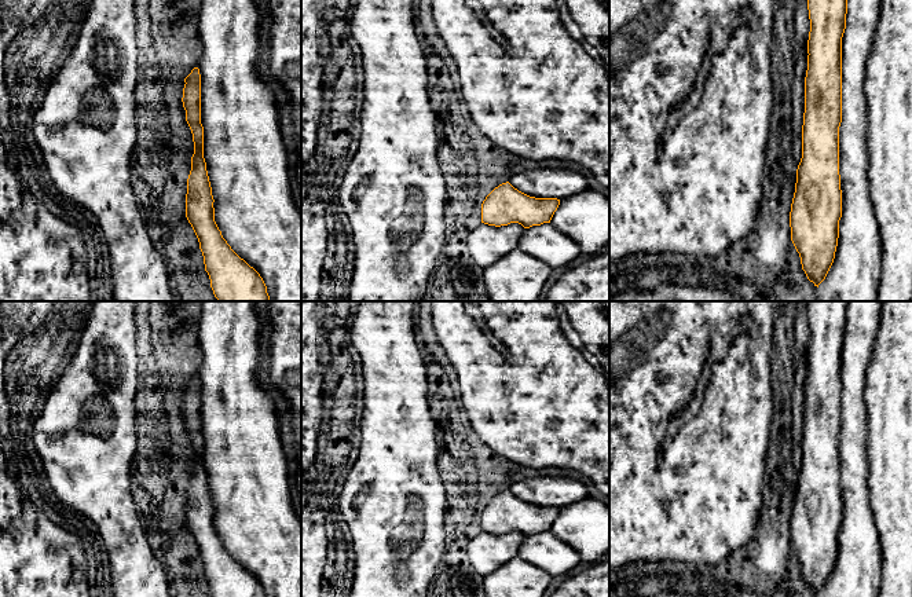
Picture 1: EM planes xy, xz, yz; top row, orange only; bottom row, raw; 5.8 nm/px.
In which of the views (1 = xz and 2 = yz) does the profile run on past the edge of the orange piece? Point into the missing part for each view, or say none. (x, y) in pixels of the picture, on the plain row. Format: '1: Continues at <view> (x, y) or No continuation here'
1: No continuation here
2: No continuation here

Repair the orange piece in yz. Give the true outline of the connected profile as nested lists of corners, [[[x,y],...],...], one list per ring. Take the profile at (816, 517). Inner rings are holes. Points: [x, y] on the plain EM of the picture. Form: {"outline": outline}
{"outline": [[[807,301],[807,318],[810,340],[802,466],[796,477],[790,535],[802,578],[818,596],[834,571],[842,525],[839,435],[847,301]]]}

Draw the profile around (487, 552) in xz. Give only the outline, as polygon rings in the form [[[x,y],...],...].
[[[481,531],[469,541],[468,557],[476,572],[486,576],[517,557],[524,539],[525,536],[519,531],[501,535]]]

